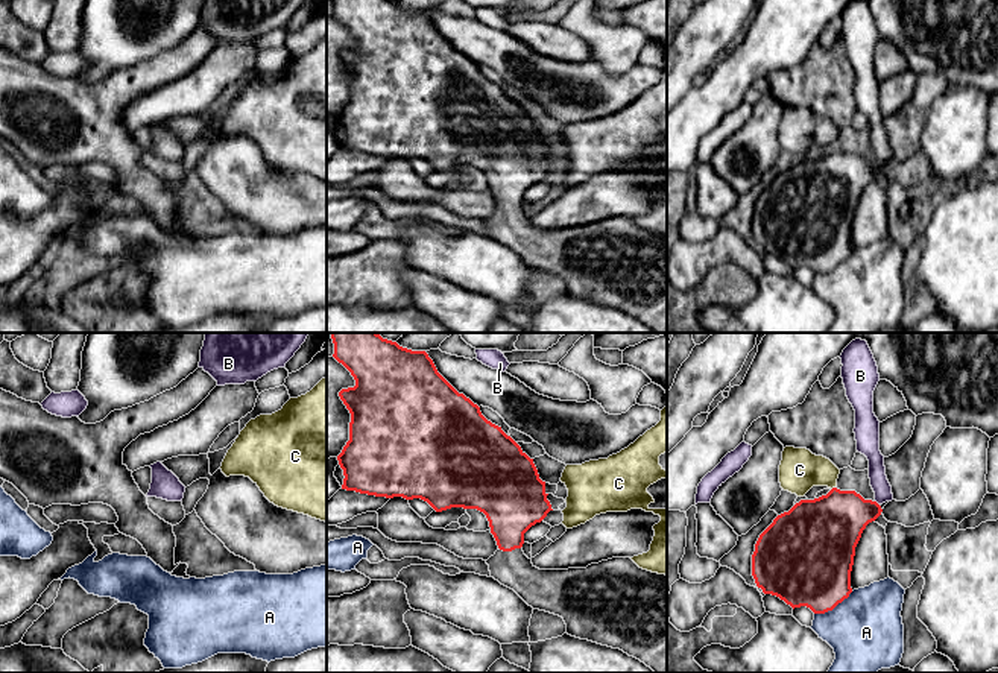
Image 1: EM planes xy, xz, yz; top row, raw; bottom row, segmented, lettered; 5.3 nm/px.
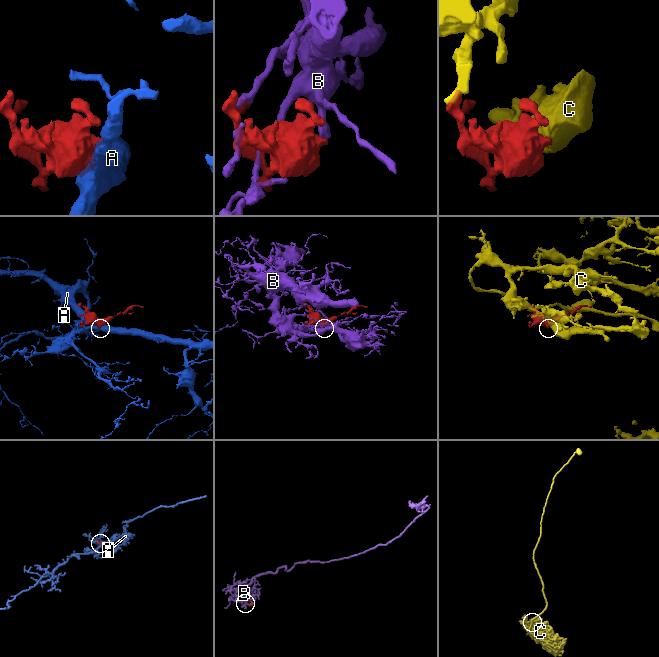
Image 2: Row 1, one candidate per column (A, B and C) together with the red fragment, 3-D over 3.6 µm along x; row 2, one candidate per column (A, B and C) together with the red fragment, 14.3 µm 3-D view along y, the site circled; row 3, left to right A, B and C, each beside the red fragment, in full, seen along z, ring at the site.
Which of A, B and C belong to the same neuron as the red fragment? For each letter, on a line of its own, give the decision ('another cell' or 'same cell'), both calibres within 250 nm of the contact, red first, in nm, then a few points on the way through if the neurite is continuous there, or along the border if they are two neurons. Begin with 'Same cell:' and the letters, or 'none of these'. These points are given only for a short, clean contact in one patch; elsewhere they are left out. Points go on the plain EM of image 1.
Same cell: none of these
A: another cell; 420 nm thick on the red side, 400 nm on the other
B: another cell; 300 nm thick on the red side, 100 nm on the other
C: another cell; 380 nm thick on the red side, 220 nm on the other

